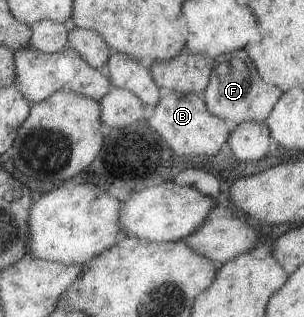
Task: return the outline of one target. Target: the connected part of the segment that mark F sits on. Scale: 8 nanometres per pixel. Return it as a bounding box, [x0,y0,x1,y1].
[201,49,282,126]

